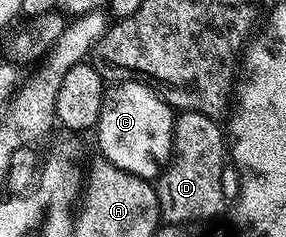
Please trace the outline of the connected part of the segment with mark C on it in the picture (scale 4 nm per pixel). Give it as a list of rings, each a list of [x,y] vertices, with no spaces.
[[[118,81],[113,86],[104,97],[96,128],[101,158],[141,179],[157,180],[174,152],[175,108],[143,83]]]

